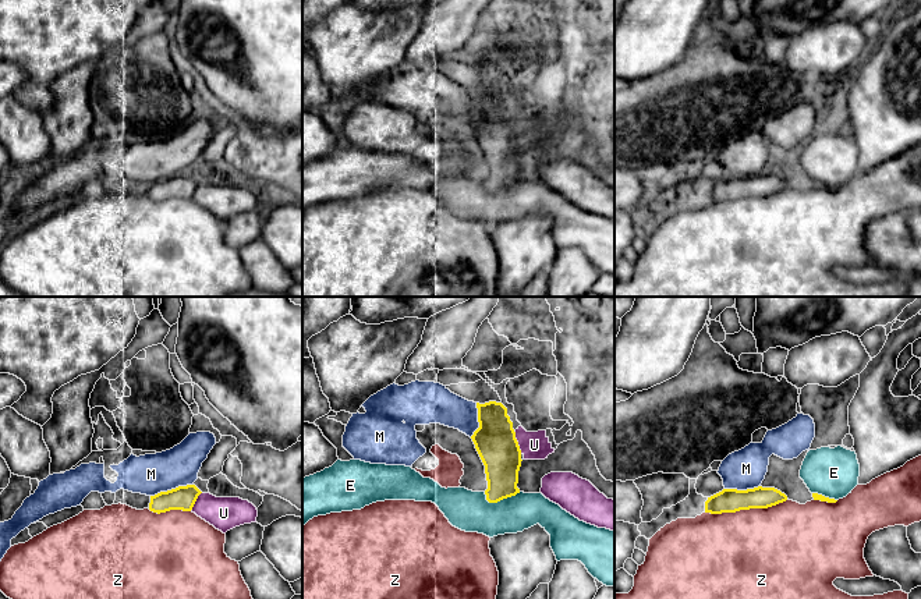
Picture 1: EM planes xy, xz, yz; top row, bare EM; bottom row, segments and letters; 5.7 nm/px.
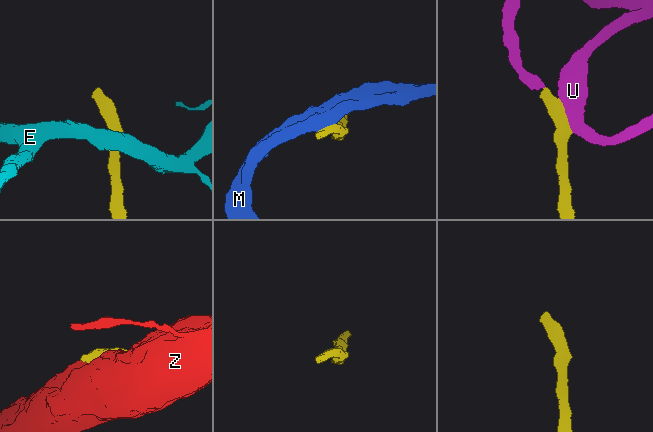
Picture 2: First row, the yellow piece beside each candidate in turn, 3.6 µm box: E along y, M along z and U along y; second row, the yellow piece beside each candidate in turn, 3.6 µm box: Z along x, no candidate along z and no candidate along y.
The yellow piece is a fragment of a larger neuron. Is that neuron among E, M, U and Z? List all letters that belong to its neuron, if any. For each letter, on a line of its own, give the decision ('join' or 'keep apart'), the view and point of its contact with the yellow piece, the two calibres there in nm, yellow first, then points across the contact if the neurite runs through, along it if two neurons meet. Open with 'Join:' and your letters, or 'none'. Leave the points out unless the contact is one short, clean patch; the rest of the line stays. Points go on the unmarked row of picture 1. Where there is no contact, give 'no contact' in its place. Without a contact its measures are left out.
Join: U
E: keep apart; contact xz (500, 187); calibres 220 and 240 nm; border xz (520, 180), (496, 190), (489, 190), (484, 181)
M: keep apart; contact xy (172, 177); calibres 140 and 240 nm; border xy (191, 172), (160, 179), (151, 184)
U: join; contact xz (517, 130); calibres 240 and 160 nm
Z: keep apart; contact yz (746, 197); calibres 140 and 500 nm

